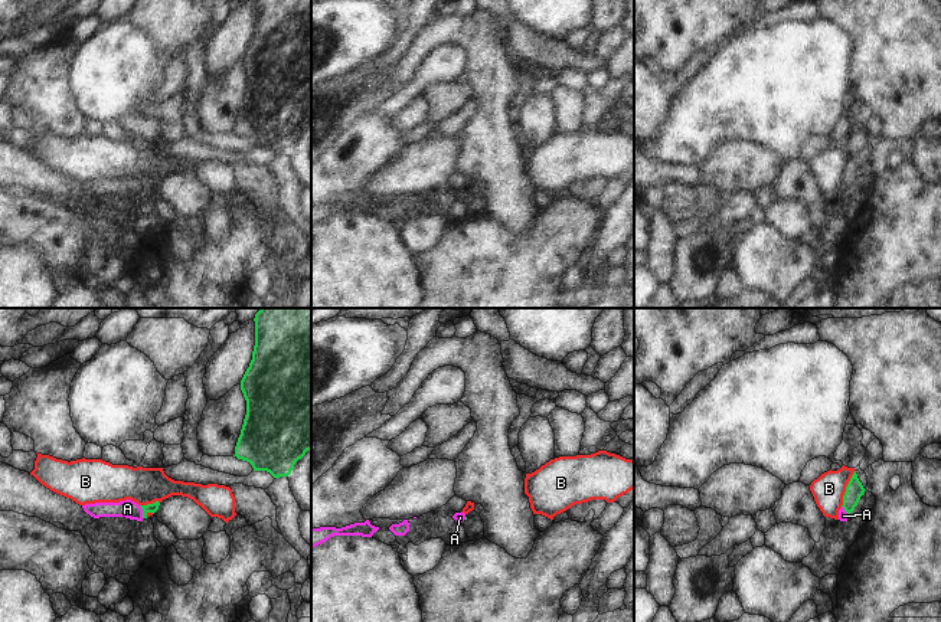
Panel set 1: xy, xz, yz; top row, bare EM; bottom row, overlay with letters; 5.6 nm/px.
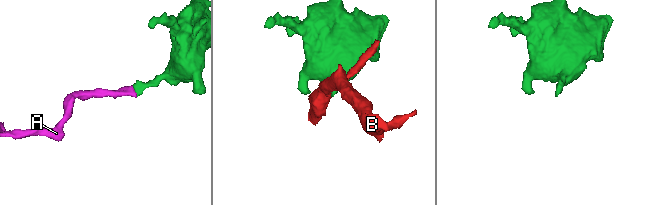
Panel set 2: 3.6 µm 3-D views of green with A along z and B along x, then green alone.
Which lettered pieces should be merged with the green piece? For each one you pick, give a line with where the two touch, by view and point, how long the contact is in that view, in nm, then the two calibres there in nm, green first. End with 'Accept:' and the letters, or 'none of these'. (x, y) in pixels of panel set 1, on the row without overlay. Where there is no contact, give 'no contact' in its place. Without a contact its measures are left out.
A: meets green in xy at (143, 189); contact 80 nm long; 50 nm thick on the green side, 100 nm on the other
Accept: A

